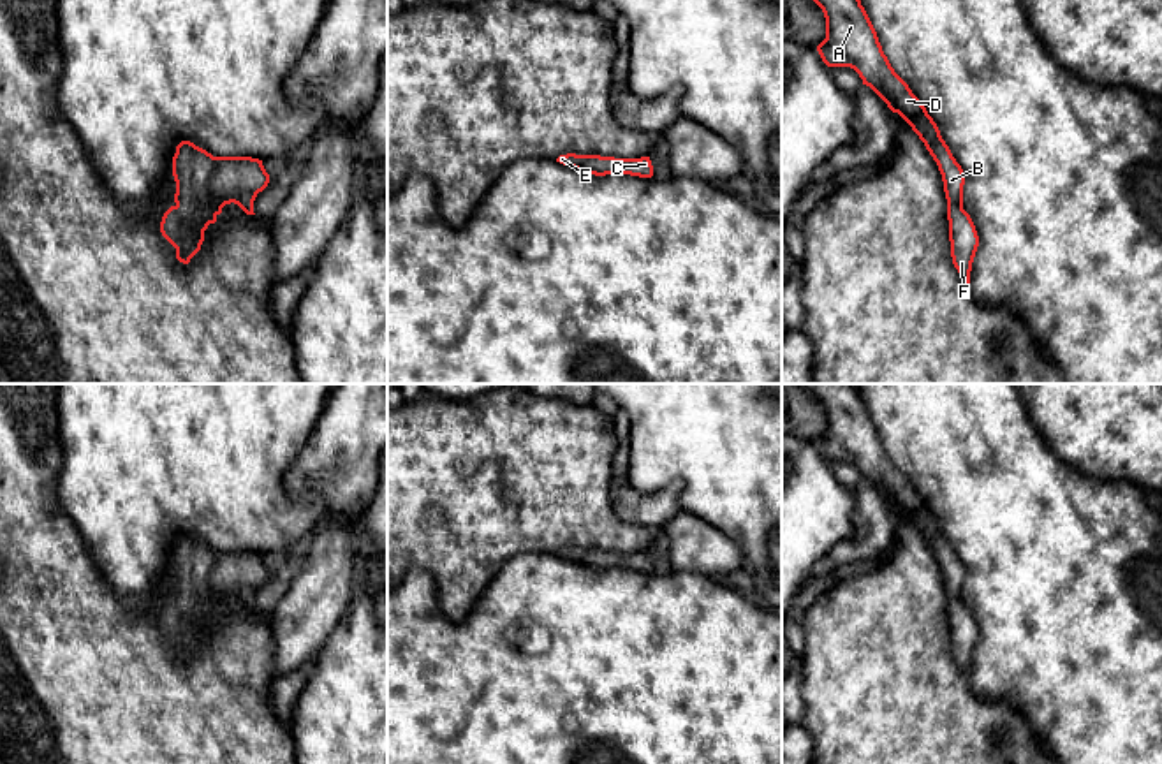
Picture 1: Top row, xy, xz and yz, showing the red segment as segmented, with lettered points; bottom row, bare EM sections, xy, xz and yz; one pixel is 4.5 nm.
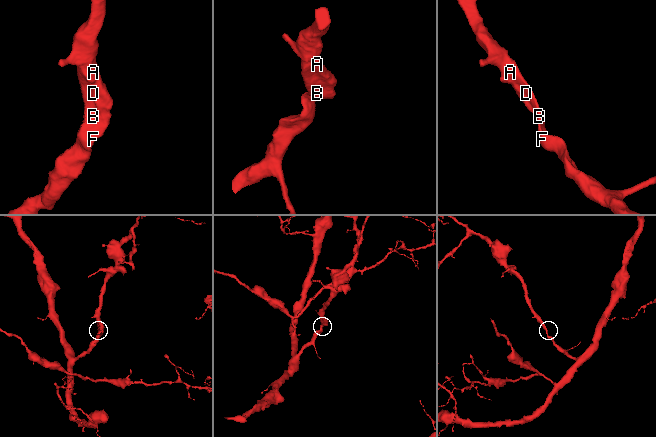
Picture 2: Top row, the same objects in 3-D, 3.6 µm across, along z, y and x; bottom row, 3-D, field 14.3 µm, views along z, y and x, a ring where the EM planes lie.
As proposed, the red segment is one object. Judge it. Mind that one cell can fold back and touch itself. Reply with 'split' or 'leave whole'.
leave whole

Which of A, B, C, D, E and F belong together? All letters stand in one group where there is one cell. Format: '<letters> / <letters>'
A B C D E F

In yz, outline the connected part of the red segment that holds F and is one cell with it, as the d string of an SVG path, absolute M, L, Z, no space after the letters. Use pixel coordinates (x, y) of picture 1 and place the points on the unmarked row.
M803 384L824 407L826 433L817 440L827 461L854 463L893 507L898 507L919 530L938 560L947 593L952 658L970 678L979 630L963 604L965 567L940 530L933 512L908 479L894 466L882 445L877 426L856 384Z

